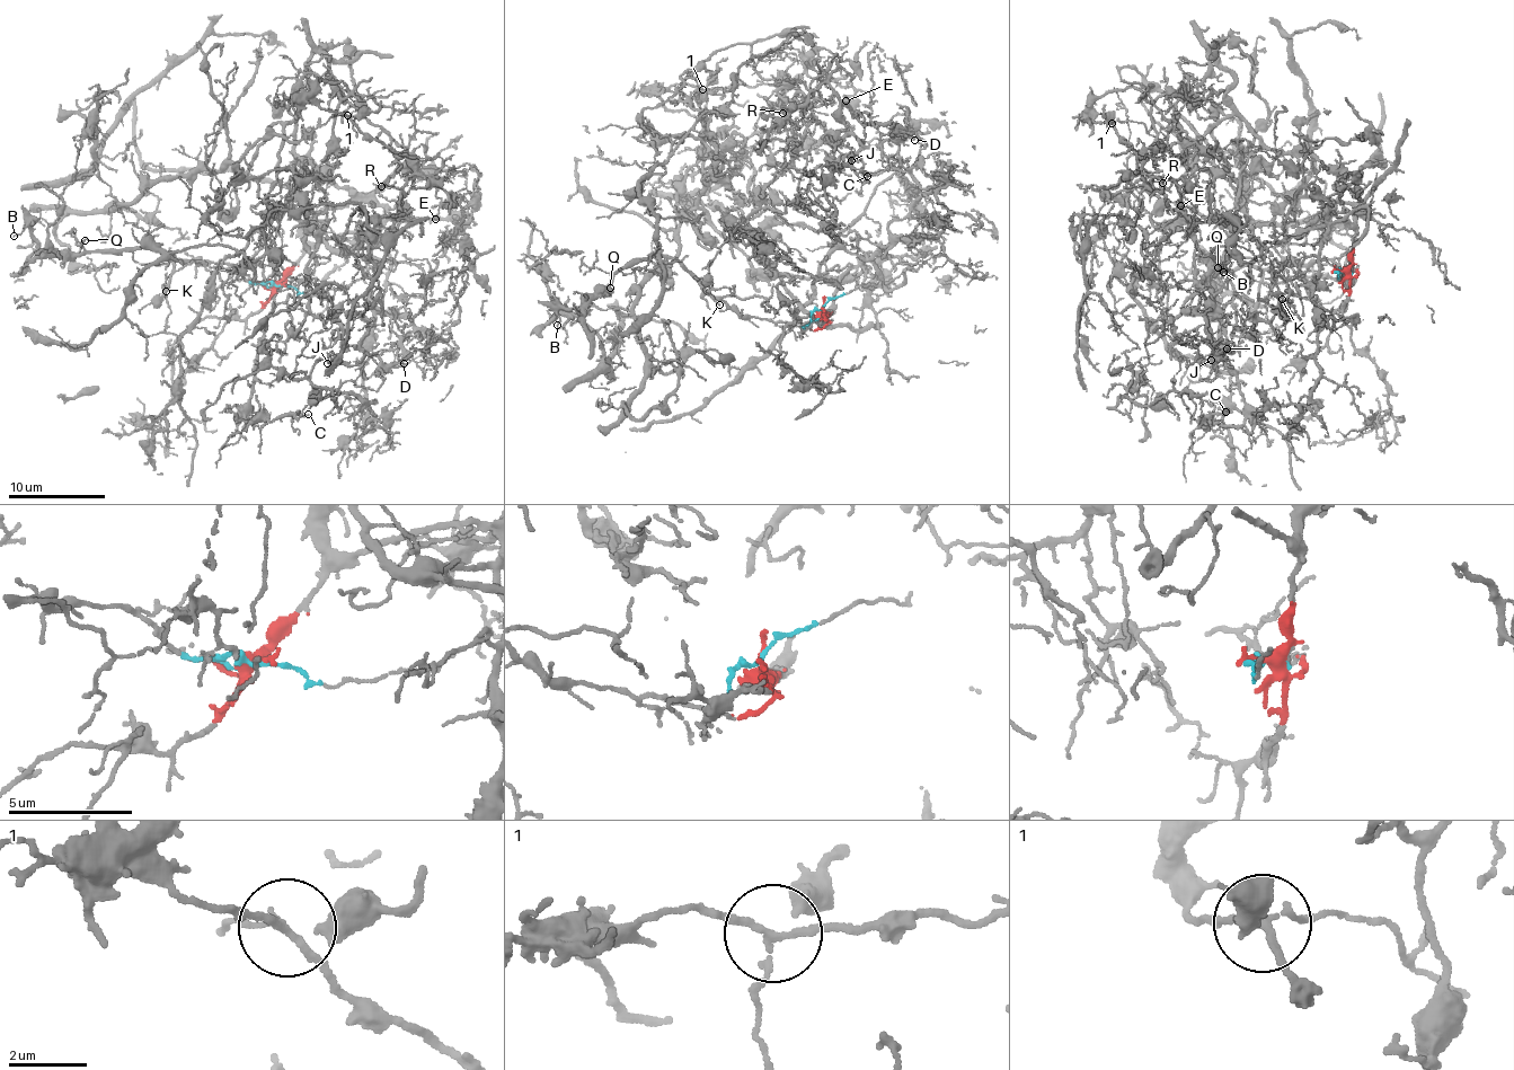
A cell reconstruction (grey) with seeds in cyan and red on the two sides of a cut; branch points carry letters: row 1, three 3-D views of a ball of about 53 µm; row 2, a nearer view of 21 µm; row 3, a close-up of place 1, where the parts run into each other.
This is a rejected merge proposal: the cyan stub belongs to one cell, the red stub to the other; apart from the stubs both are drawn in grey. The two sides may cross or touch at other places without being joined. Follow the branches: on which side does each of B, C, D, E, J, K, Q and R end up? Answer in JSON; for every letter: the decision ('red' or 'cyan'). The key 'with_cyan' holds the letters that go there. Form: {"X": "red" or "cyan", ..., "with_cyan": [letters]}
{"B": "cyan", "C": "red", "D": "red", "E": "red", "J": "red", "K": "cyan", "Q": "cyan", "R": "red", "with_cyan": ["B", "K", "Q"]}

